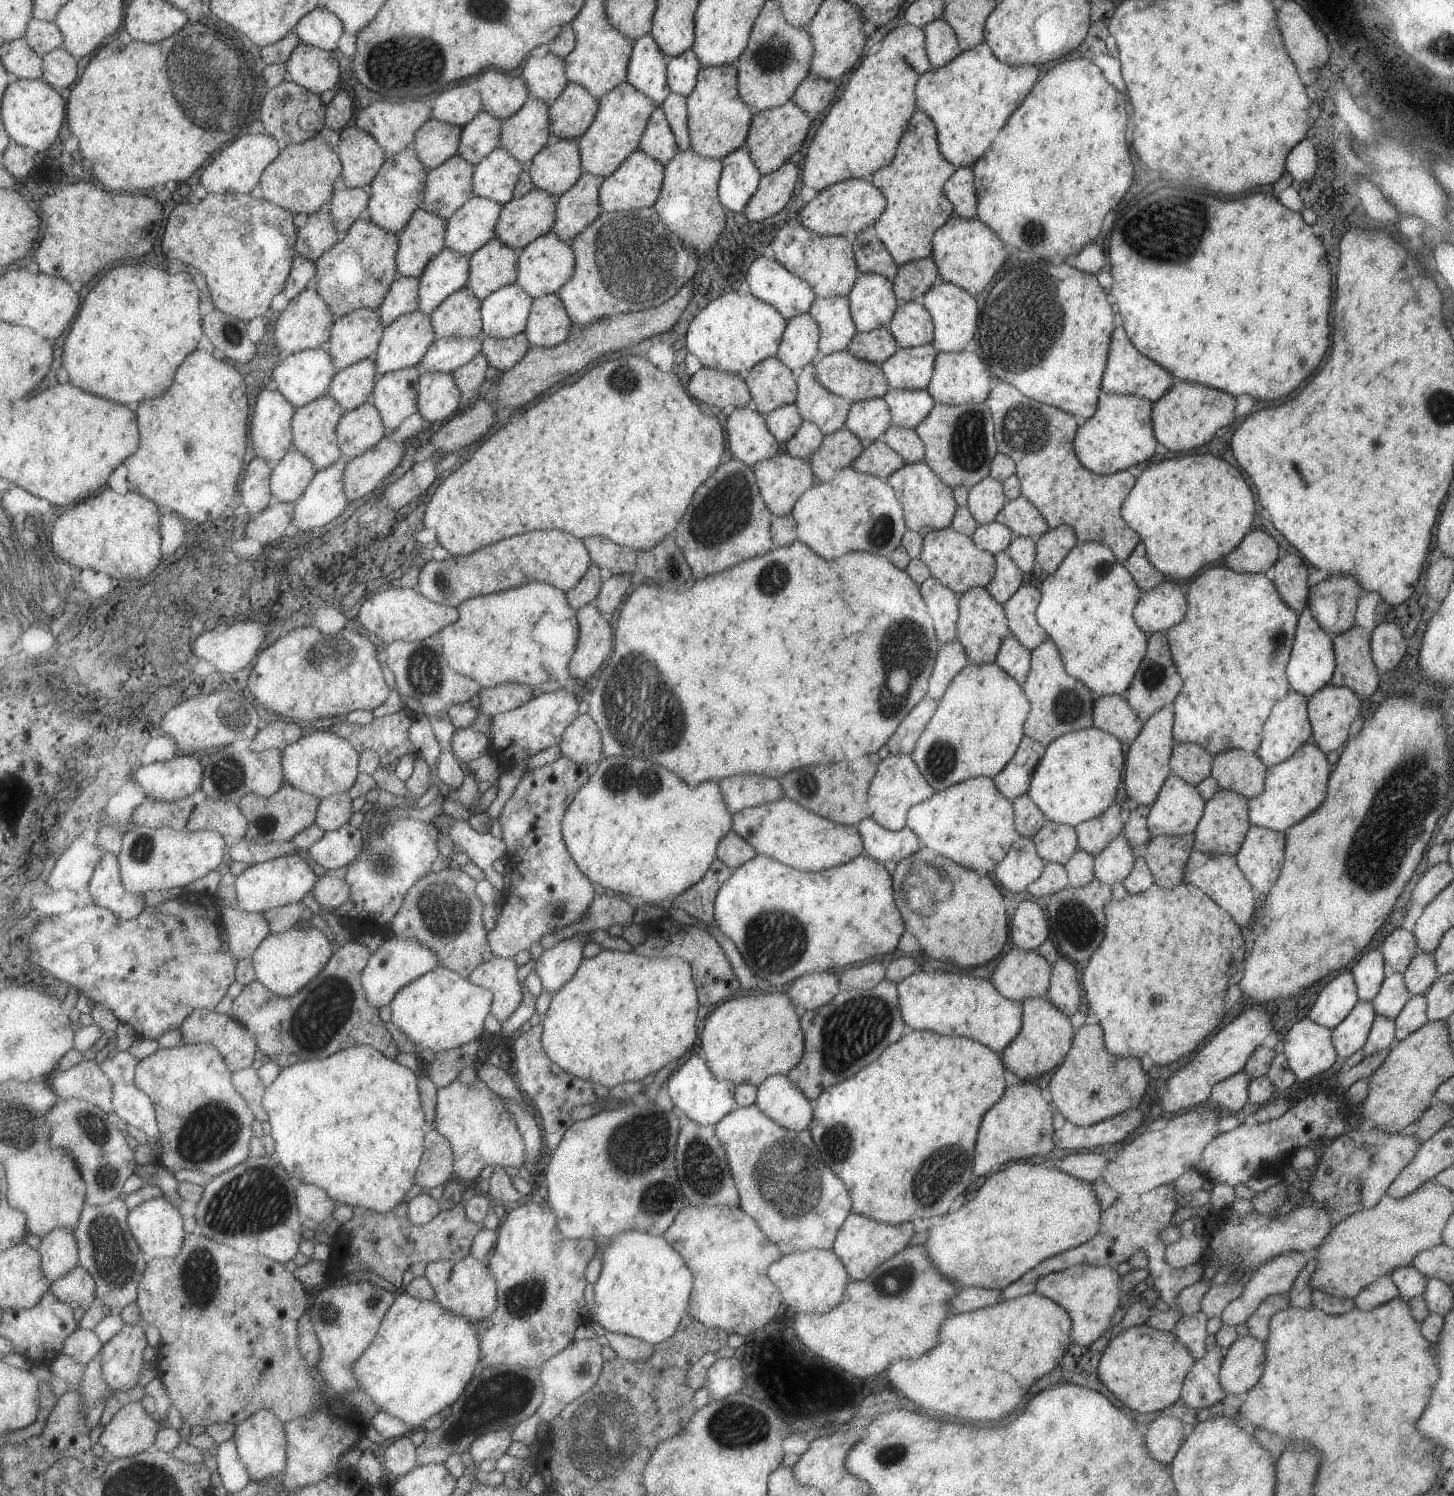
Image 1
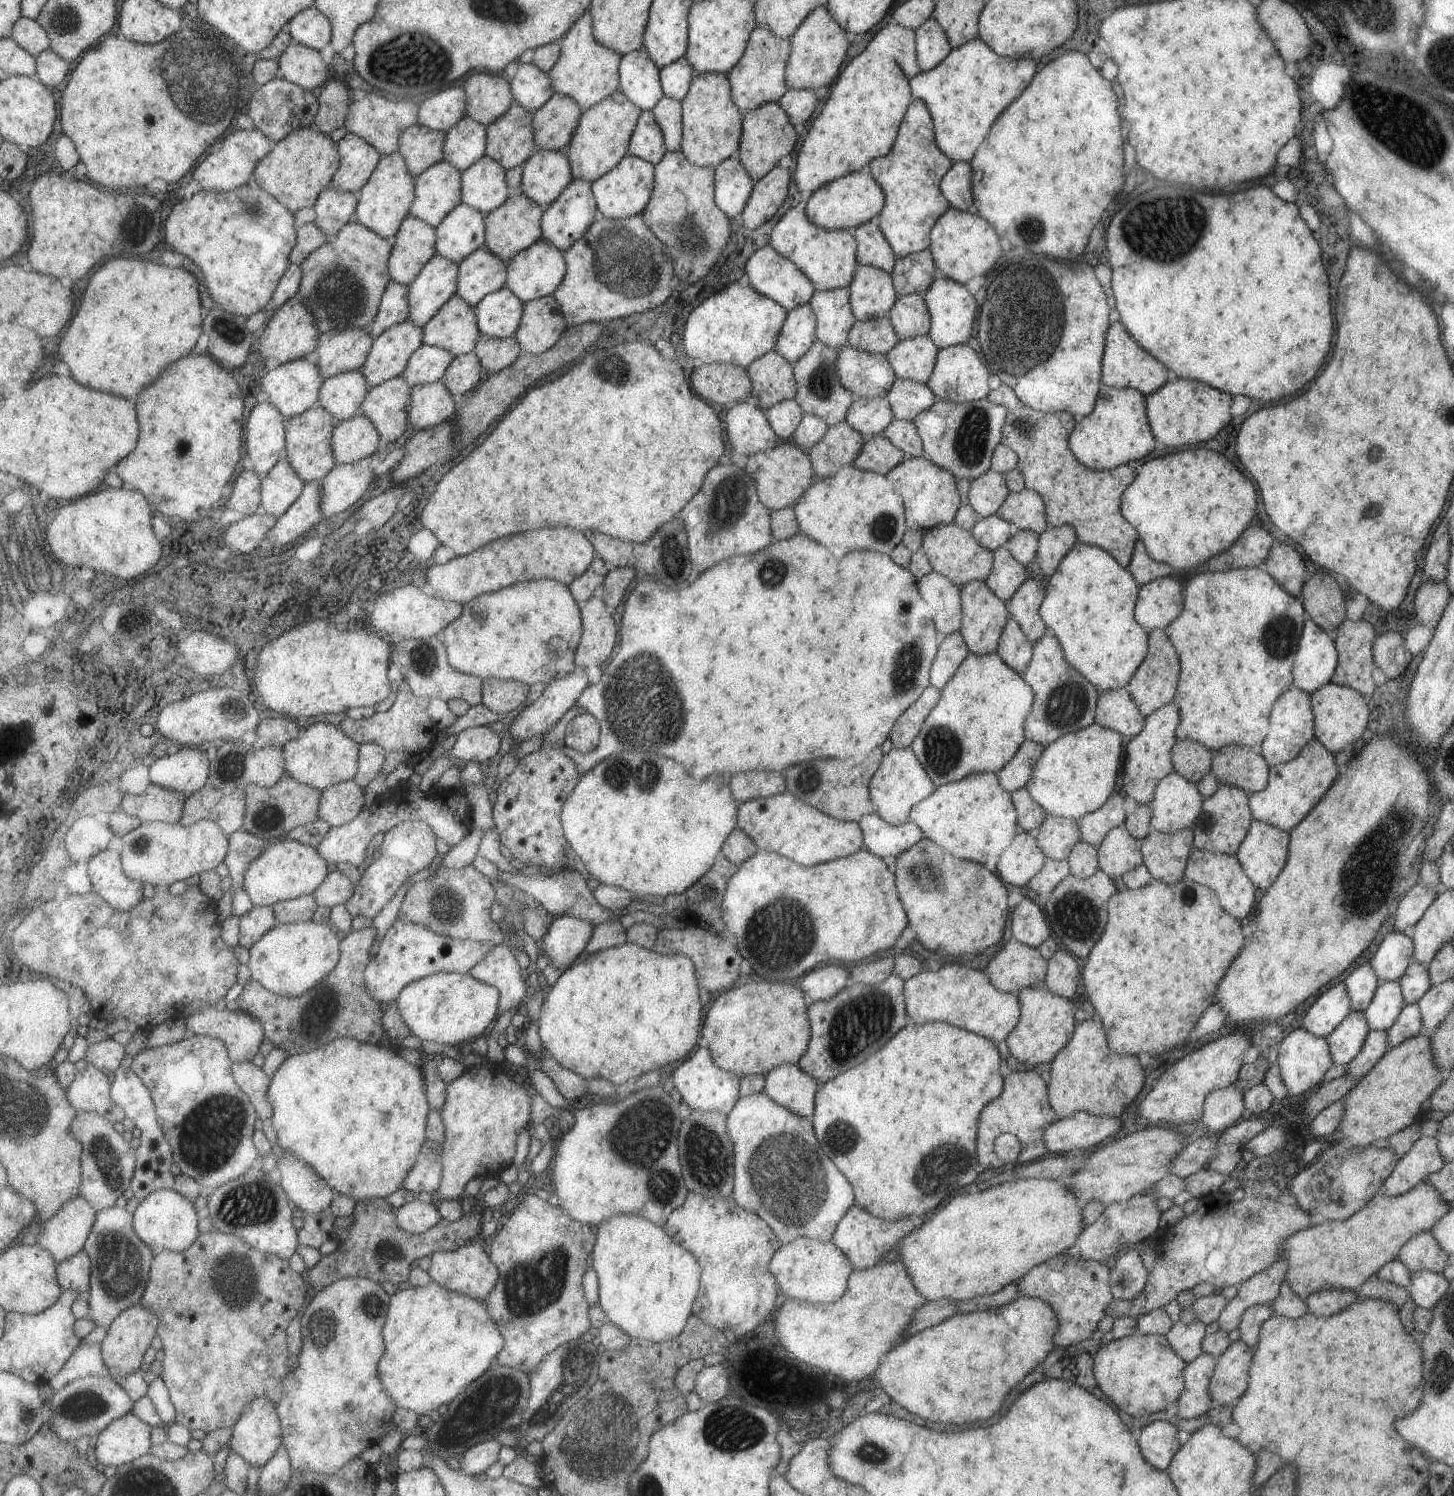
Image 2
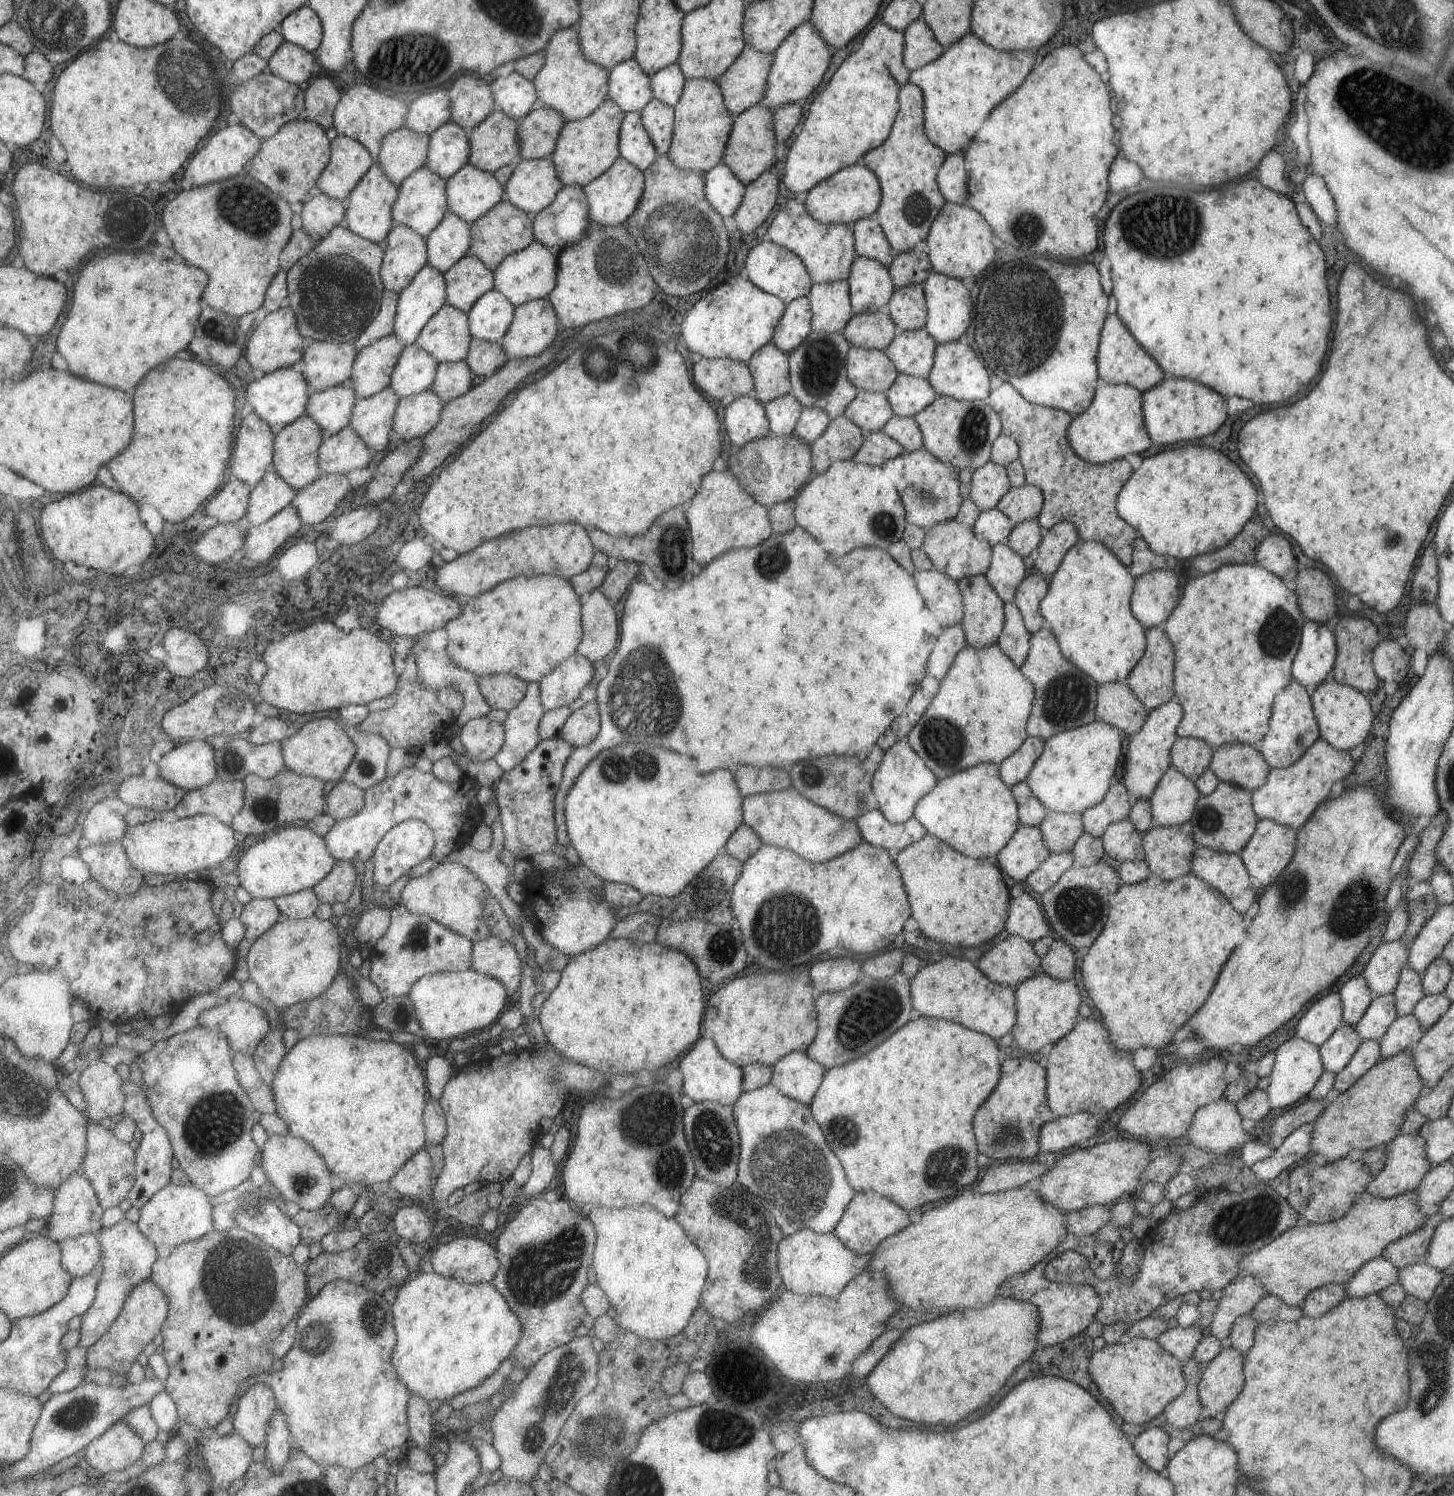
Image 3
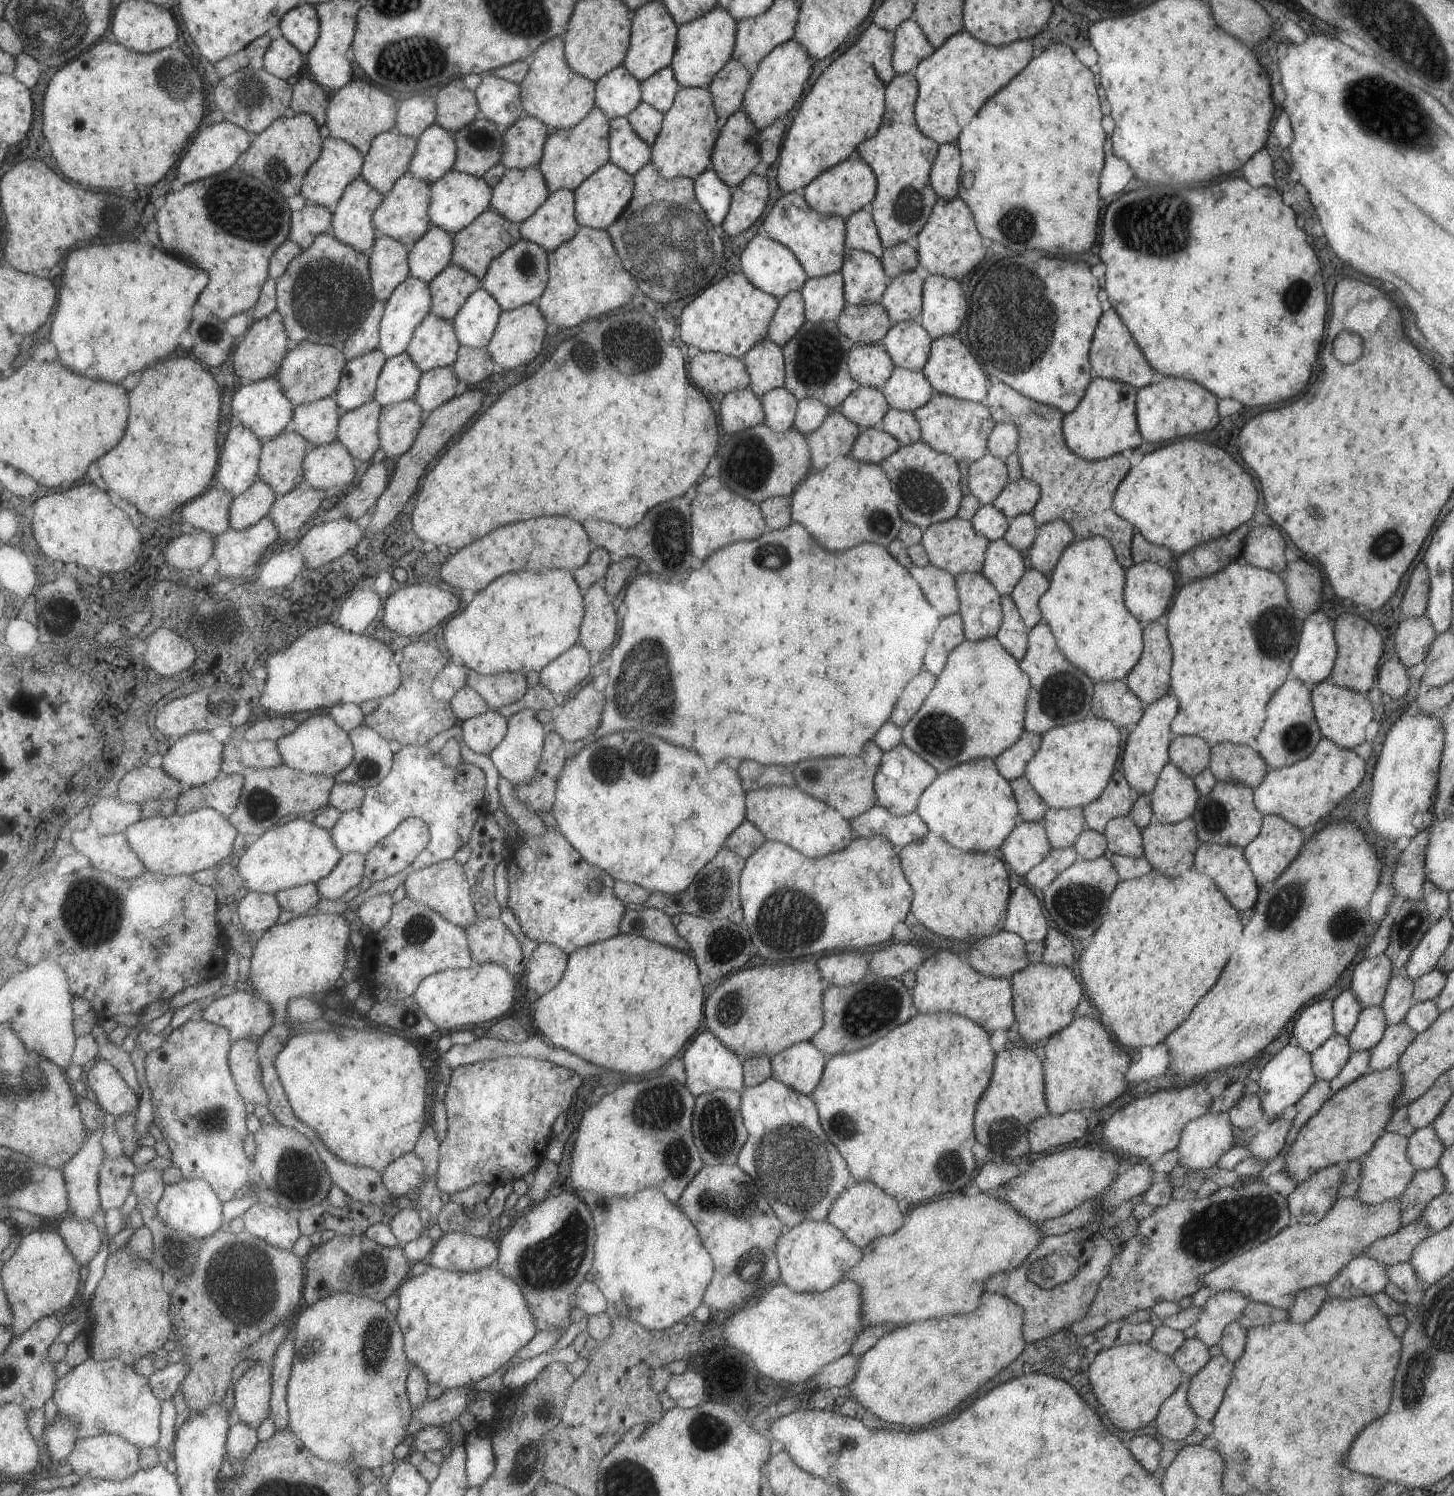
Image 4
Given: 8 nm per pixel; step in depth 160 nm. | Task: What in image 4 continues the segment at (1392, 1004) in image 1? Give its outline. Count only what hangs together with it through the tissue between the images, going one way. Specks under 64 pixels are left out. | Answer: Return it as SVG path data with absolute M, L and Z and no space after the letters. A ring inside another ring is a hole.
M1381 1005L1362 1008L1357 1023L1347 1038L1352 1052L1369 1051L1379 1040L1386 1029L1385 1017Z

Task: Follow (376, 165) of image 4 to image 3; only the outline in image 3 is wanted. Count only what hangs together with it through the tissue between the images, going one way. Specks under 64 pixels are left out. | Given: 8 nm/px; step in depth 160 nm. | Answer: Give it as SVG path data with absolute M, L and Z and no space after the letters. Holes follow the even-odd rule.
M413 129L389 133L377 157L386 173L401 186L406 178L428 164L432 136Z

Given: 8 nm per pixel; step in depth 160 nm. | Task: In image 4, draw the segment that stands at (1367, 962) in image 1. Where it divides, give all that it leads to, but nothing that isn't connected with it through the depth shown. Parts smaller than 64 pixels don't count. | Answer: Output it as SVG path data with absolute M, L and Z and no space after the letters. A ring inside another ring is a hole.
M1351 989L1343 990L1332 1001L1333 1014L1333 1032L1348 1038L1353 1031L1359 1012L1361 1012L1361 1004L1357 1004L1357 1000Z

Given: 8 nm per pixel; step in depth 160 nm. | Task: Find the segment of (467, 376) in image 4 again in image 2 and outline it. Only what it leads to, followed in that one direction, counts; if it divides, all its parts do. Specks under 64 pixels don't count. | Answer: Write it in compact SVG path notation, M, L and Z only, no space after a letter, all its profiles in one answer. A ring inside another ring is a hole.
M480 335L473 351L477 358L480 358L488 374L507 369L517 357L525 354L513 336L498 339L489 335Z

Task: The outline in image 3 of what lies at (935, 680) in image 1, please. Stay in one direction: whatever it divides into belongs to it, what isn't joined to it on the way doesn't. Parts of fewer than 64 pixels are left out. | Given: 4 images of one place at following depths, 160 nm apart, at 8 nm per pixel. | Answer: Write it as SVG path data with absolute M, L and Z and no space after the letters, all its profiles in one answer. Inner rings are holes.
M960 624L944 628L942 632L929 654L929 662L926 662L927 674L931 674L937 680L945 678L957 652L967 646Z

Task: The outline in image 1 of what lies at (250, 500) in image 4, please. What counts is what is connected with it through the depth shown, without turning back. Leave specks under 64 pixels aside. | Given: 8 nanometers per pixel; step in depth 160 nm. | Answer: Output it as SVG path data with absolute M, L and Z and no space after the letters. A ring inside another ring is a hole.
M293 447L272 472L272 493L275 501L297 502L309 488L318 473L318 468L309 455Z

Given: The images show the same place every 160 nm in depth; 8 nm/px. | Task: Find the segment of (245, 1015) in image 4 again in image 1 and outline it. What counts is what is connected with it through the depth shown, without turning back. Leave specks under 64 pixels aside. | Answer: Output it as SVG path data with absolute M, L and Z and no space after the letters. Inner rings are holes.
M209 1009L194 1010L184 1022L181 1033L185 1045L214 1044L233 1073L253 1066L253 1060L260 1055L256 1035L231 1015L218 1014Z

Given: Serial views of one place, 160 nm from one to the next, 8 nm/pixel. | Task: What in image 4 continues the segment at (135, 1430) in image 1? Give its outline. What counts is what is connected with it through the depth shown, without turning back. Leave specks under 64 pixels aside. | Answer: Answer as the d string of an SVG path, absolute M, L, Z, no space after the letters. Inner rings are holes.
M101 1434L95 1437L78 1439L75 1450L71 1452L68 1462L75 1474L81 1479L99 1478L99 1480L127 1480L141 1469L140 1448L119 1436L119 1434Z

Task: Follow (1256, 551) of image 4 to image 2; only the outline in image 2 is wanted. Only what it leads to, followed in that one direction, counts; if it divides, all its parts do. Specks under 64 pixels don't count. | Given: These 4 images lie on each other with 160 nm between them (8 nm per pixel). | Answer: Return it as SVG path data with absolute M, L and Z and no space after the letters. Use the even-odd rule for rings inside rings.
M1274 540L1267 558L1257 568L1269 574L1287 594L1300 599L1305 564L1299 552Z

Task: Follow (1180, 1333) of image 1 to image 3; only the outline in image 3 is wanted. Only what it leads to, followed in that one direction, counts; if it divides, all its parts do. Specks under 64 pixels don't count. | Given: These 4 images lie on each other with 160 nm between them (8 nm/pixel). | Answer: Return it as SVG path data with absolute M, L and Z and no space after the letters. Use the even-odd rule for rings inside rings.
M1199 1325L1187 1328L1174 1327L1162 1332L1157 1336L1156 1341L1161 1348L1169 1351L1169 1354L1184 1363L1192 1357L1199 1339L1203 1336L1201 1330L1202 1328Z

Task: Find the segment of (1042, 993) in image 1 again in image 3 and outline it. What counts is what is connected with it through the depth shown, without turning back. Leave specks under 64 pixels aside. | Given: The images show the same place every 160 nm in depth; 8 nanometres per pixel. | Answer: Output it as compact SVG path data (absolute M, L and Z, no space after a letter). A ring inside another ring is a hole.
M1007 935L1001 942L991 947L991 950L985 951L978 960L977 968L990 980L1004 987L1014 987L1021 981L1033 978L1040 970L1040 956L1033 950L1032 943L1026 941L1017 935Z

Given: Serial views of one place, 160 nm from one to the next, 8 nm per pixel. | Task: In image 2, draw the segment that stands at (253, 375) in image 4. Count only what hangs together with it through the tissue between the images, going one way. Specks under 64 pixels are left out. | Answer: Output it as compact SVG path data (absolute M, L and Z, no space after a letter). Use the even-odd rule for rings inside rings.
M298 296L289 299L270 319L262 337L260 354L263 358L276 358L281 364L294 361L315 352L320 344L322 332L316 316Z

